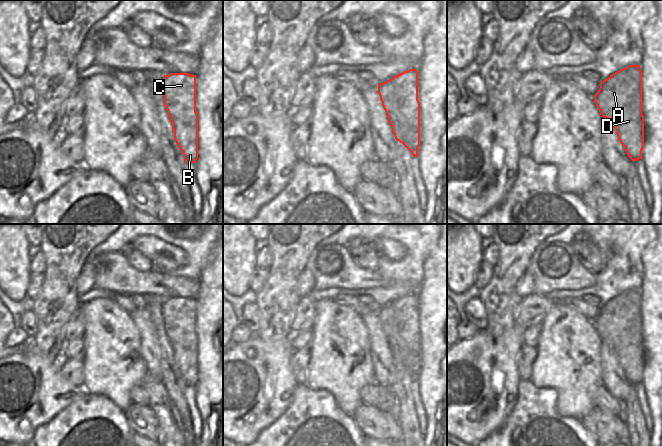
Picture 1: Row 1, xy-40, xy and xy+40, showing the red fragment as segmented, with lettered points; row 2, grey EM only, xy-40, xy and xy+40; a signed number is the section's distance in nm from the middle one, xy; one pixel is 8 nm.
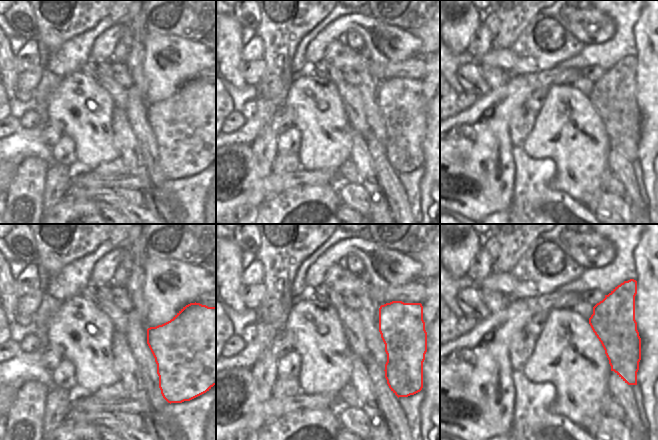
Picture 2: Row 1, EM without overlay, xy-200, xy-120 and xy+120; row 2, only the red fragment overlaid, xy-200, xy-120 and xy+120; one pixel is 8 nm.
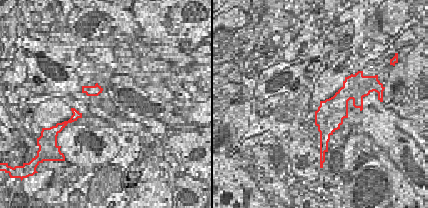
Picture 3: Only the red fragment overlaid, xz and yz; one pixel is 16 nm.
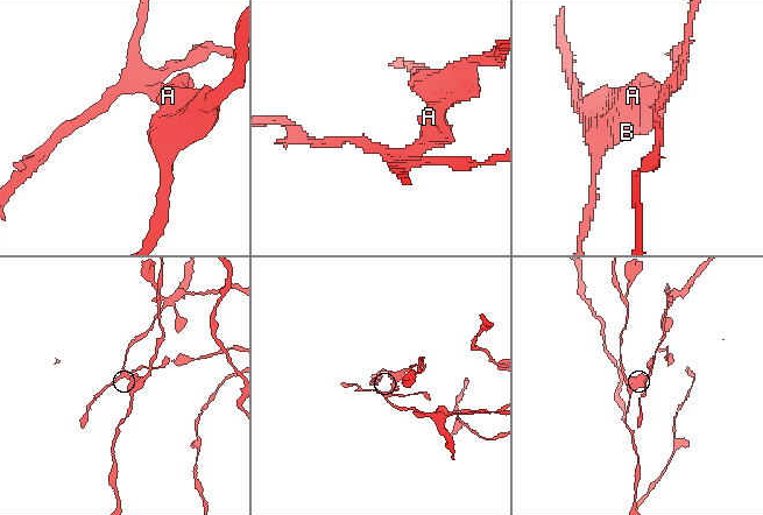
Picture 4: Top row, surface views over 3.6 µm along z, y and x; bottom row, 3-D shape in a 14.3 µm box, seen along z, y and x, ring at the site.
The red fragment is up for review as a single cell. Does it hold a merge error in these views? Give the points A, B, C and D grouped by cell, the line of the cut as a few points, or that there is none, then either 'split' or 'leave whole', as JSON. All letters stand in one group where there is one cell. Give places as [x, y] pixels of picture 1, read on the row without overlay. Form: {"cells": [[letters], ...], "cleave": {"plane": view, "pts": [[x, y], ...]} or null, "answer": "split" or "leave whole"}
{"cells": [["A", "D"], ["B", "C"]], "cleave": {"plane": "xy", "pts": [[415, 294], [394, 302], [401, 312], [401, 361], [408, 373]]}, "answer": "split"}

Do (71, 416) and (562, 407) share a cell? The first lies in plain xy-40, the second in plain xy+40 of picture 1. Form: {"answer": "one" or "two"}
{"answer": "two"}

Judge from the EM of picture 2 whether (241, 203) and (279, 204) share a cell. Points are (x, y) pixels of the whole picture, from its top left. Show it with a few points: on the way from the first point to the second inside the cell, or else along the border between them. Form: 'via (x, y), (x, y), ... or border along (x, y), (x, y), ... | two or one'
border along (280, 192), (267, 198), (259, 207) | two

